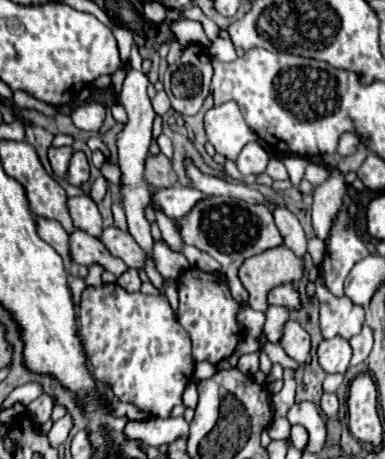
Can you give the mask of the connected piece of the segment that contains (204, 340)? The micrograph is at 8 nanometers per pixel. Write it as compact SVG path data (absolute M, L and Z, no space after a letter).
M192 269L192 271L182 273L182 277L178 281L178 295L180 295L180 307L178 307L180 319L178 321L192 337L194 359L210 361L214 365L222 359L228 359L238 345L236 311L240 307L232 299L228 285L216 273Z

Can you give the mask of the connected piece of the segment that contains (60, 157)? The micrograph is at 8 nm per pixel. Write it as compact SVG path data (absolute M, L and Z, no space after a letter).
M50 147L48 159L50 159L52 171L54 171L58 177L66 177L66 171L68 171L68 163L70 163L72 153L74 153L72 147L60 147L60 149Z

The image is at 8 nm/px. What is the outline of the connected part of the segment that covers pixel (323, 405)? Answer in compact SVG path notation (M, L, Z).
M324 393L320 397L320 409L326 417L332 417L338 413L338 397L334 393Z

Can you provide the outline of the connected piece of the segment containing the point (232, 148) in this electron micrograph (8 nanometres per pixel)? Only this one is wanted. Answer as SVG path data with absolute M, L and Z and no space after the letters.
M224 103L212 107L206 117L206 137L214 145L216 153L224 155L228 161L236 161L236 155L250 141L256 141L256 133L246 125L236 103Z

